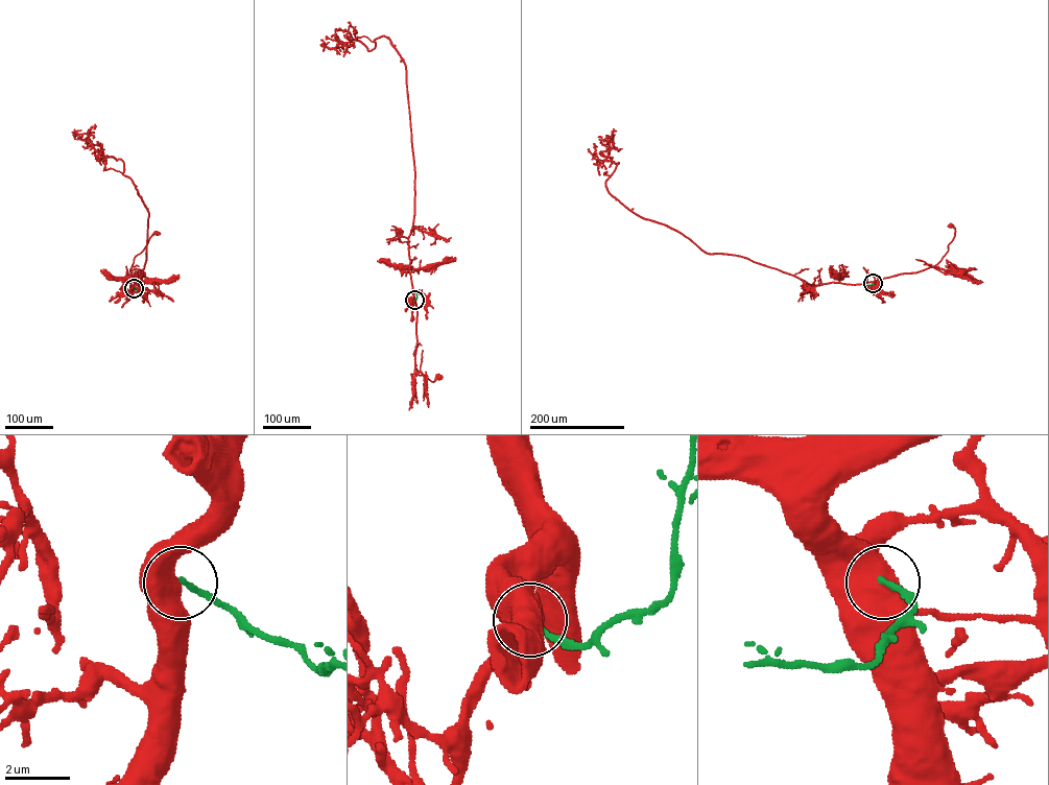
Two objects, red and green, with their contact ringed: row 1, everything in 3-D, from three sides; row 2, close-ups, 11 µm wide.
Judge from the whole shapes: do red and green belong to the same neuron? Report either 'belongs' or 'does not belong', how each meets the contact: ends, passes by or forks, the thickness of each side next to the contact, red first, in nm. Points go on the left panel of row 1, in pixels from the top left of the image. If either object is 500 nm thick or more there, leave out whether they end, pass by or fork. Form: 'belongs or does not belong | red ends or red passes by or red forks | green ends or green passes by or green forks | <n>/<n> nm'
does not belong | 750/160 nm

